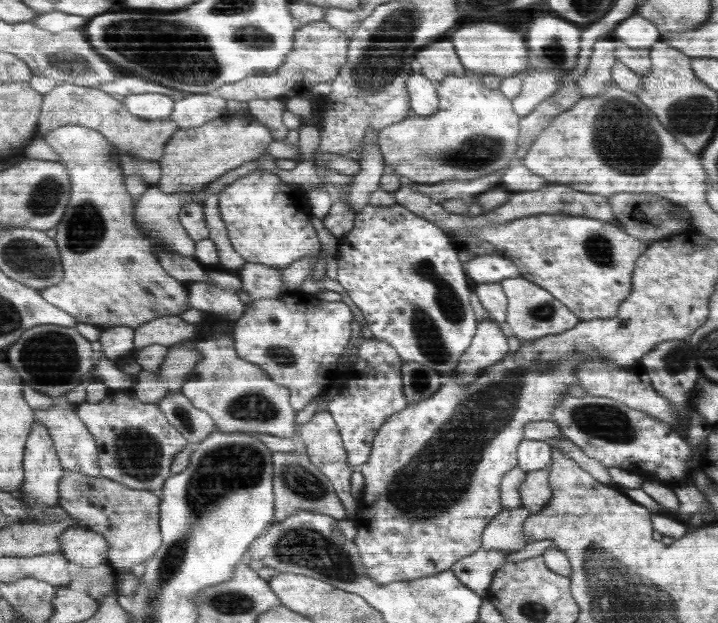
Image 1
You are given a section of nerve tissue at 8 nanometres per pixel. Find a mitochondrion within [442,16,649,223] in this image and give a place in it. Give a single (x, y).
(555, 52)

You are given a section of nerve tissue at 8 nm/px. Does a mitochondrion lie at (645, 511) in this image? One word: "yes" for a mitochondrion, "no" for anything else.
no

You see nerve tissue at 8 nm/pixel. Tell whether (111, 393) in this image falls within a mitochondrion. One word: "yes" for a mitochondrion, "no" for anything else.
no

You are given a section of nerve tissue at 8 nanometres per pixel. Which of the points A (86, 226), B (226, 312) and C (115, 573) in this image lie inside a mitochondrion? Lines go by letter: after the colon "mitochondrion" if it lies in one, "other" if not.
A: mitochondrion
B: other
C: other

